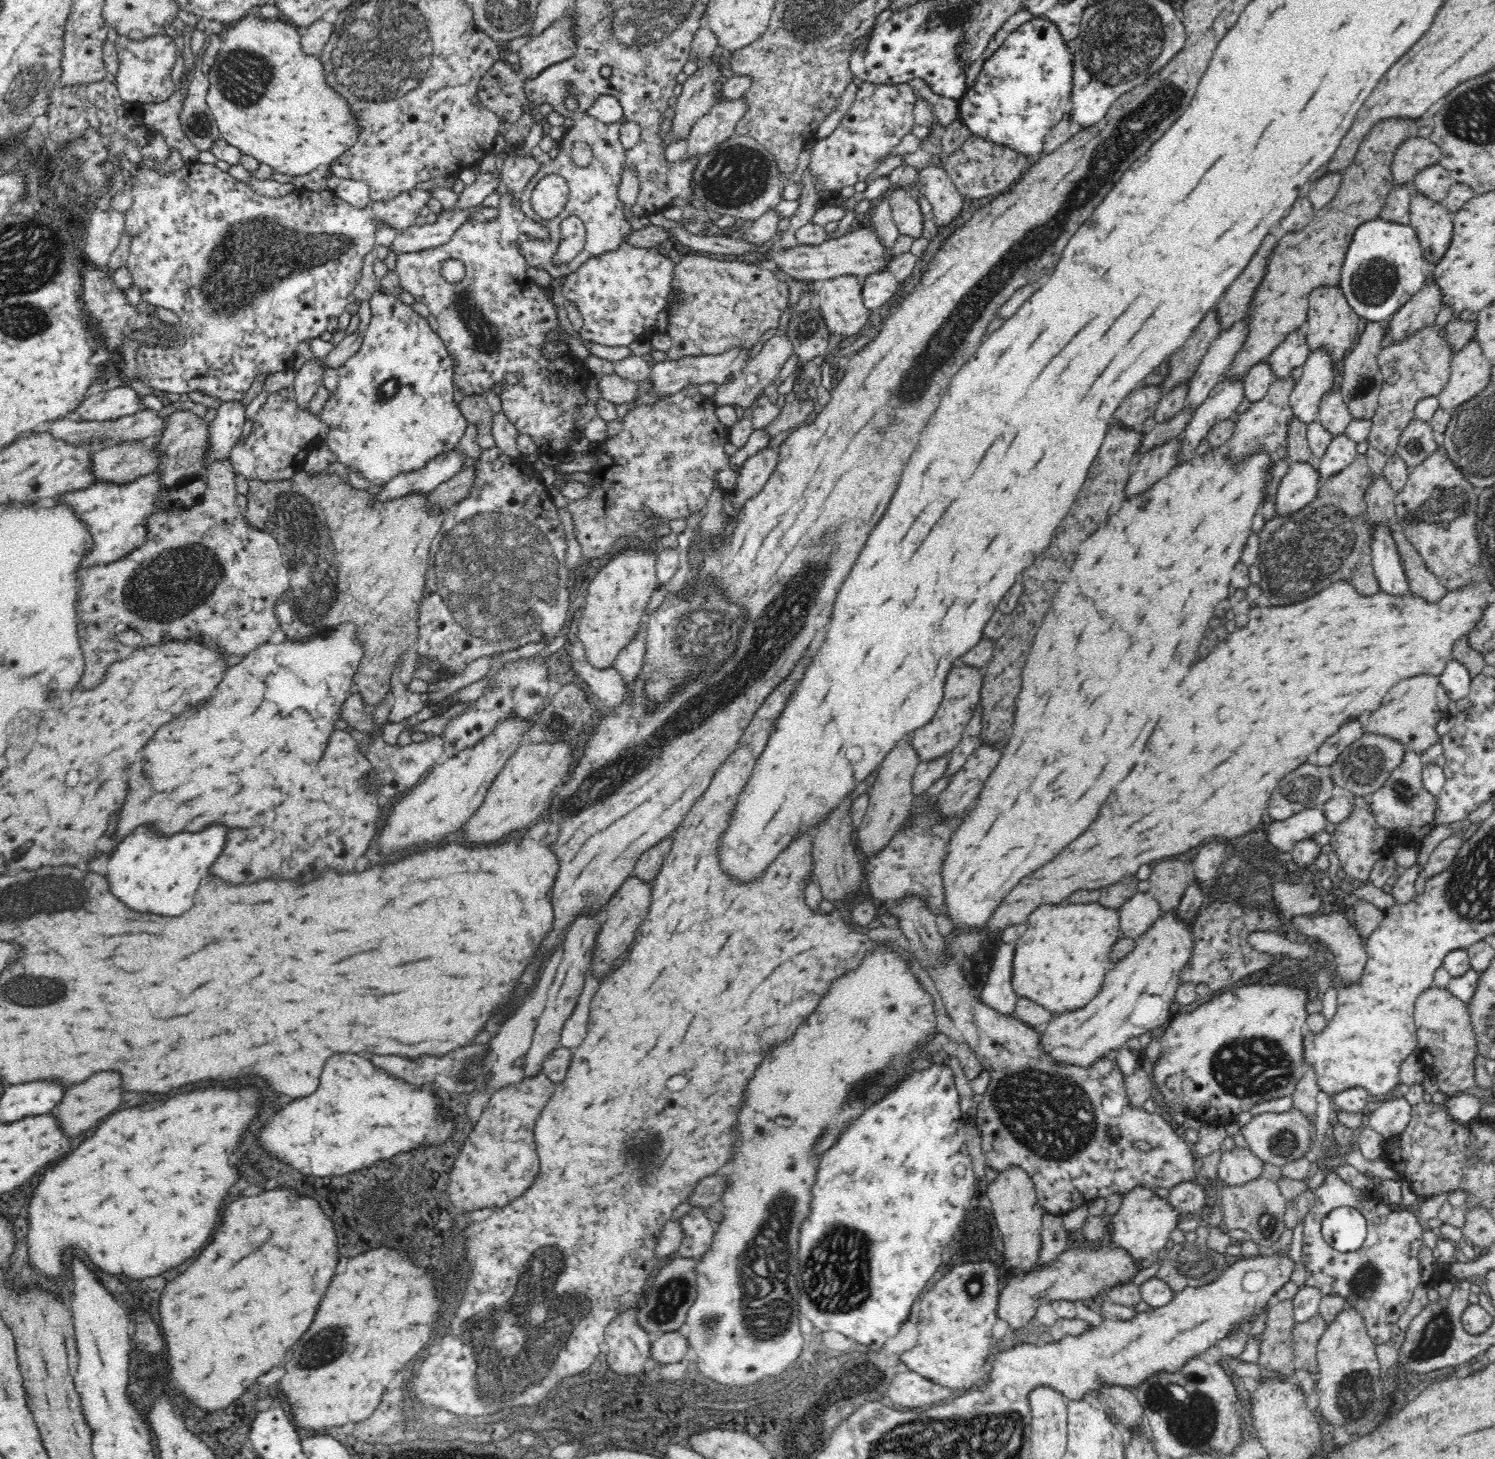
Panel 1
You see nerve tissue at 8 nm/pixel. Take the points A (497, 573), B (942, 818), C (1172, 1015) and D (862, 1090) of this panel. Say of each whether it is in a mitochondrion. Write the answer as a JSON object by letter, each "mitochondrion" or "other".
{"A":"mitochondrion","B":"other","C":"other","D":"mitochondrion"}

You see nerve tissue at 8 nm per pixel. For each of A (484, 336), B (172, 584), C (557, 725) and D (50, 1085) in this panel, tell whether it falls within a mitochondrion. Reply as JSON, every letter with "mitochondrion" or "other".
{"A":"mitochondrion","B":"mitochondrion","C":"mitochondrion","D":"other"}

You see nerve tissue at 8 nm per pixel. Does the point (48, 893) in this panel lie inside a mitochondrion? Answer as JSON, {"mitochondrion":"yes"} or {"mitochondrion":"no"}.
{"mitochondrion":"yes"}

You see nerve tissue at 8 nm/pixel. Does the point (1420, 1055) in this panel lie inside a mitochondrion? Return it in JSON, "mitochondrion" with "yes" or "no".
{"mitochondrion":"no"}

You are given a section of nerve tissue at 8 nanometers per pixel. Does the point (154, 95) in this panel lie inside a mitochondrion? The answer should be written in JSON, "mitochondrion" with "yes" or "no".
{"mitochondrion":"no"}

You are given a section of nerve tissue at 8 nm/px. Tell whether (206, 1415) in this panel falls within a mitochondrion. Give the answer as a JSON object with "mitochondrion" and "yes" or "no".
{"mitochondrion":"no"}

